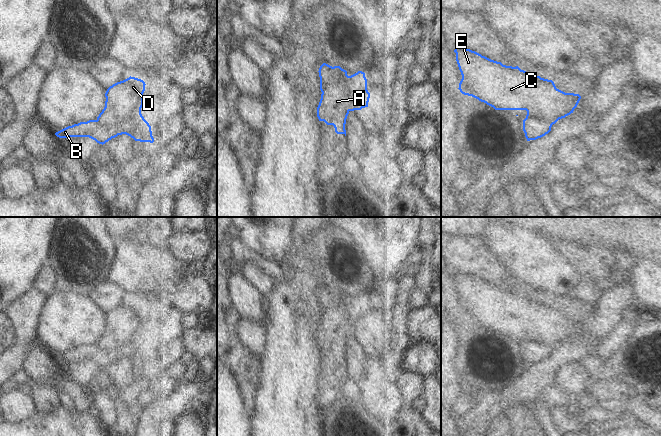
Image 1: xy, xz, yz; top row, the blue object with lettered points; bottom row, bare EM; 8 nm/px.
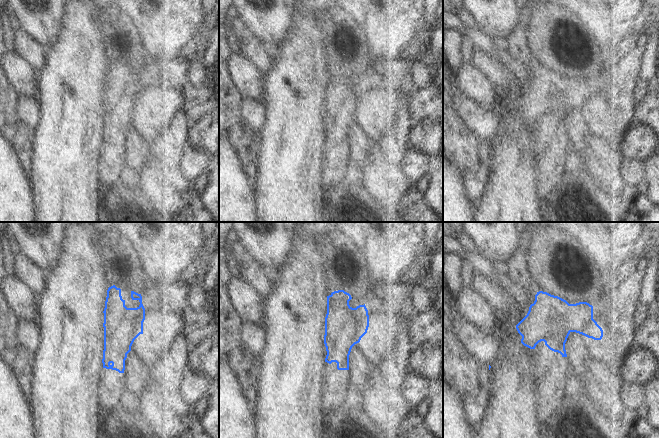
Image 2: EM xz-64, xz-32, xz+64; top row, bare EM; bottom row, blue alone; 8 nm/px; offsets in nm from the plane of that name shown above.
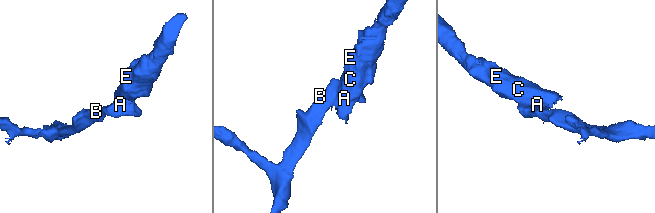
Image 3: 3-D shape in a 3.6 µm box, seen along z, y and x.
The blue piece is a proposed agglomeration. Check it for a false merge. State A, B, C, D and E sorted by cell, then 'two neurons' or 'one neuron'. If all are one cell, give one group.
A C D E / B; two neurons

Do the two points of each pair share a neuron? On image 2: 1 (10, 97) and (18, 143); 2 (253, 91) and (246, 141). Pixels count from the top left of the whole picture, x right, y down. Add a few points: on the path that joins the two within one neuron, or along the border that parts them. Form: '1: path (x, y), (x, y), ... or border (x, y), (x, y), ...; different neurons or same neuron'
1: path (10, 108), (10, 127), (15, 132); same neuron
2: border (230, 78), (243, 98); different neurons

